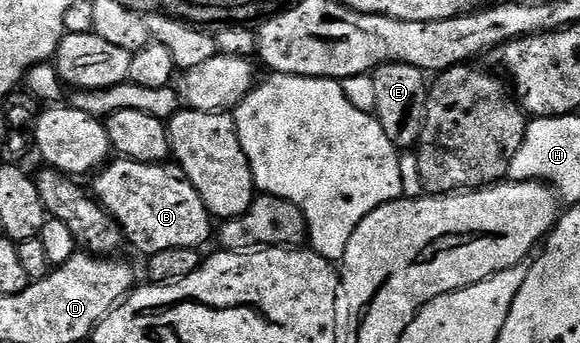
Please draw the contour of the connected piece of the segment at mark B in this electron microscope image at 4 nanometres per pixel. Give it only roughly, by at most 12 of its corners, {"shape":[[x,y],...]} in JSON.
{"shape":[[118,158],[94,197],[142,256],[198,250],[212,215],[181,166]]}

